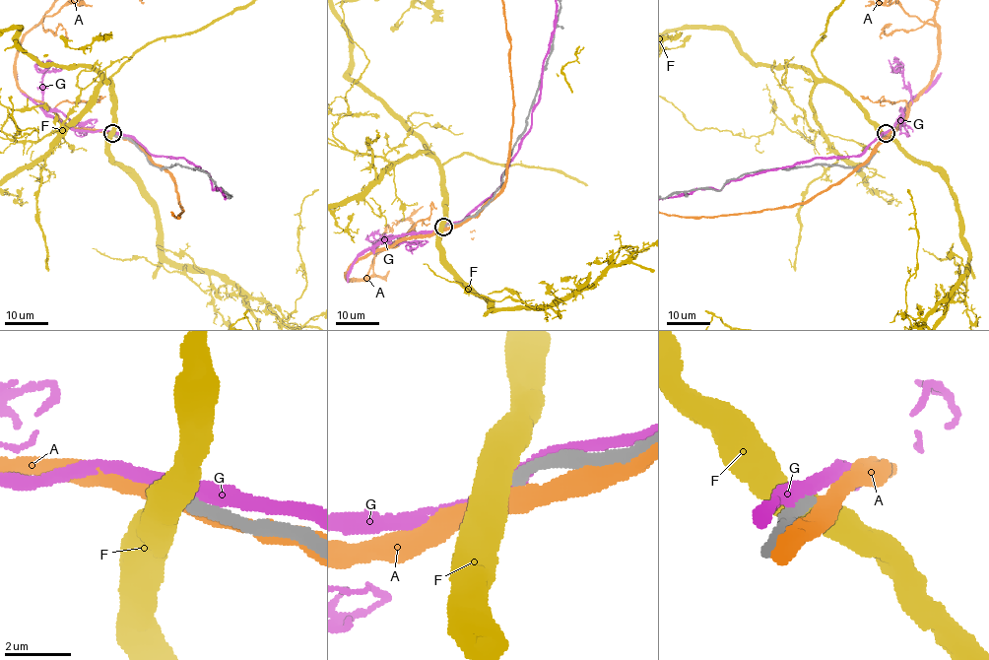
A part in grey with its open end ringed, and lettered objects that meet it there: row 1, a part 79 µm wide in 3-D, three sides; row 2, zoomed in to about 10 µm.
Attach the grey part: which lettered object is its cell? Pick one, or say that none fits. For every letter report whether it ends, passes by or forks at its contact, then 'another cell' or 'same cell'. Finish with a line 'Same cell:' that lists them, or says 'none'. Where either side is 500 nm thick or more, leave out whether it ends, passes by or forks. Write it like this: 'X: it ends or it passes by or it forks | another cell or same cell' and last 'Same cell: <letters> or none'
A: it passes by | another cell
F: another cell
G: another cell
Same cell: none

